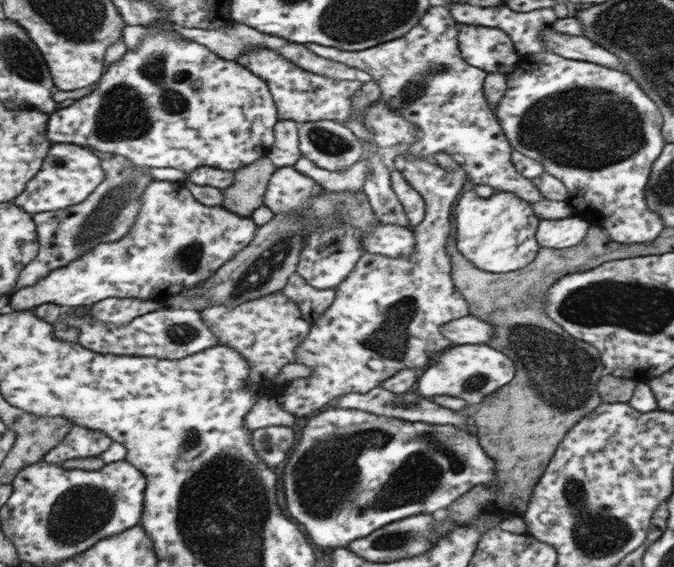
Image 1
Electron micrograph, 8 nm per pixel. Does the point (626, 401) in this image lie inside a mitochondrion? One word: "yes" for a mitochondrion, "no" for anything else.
no

